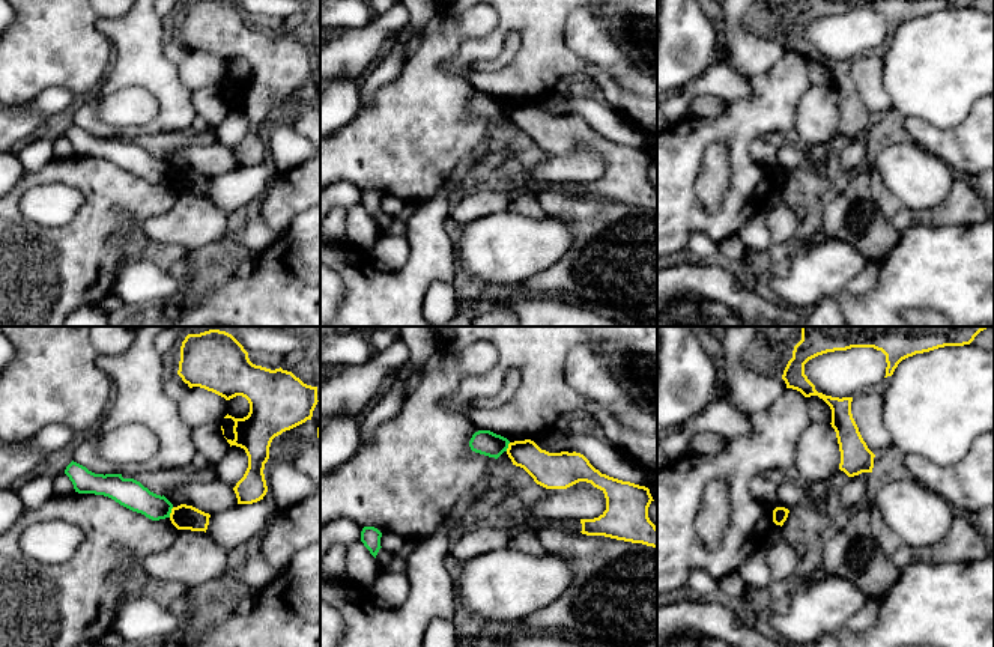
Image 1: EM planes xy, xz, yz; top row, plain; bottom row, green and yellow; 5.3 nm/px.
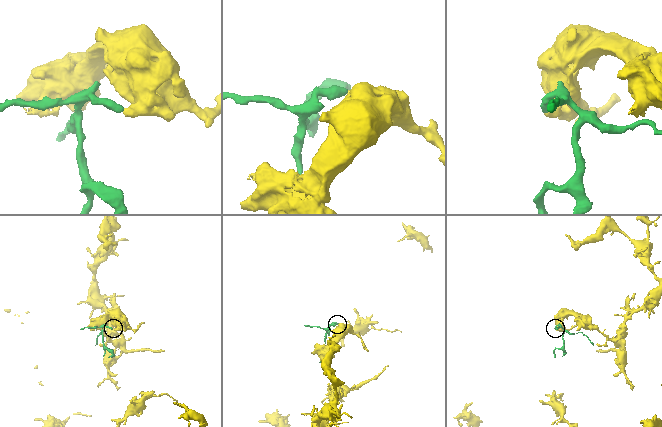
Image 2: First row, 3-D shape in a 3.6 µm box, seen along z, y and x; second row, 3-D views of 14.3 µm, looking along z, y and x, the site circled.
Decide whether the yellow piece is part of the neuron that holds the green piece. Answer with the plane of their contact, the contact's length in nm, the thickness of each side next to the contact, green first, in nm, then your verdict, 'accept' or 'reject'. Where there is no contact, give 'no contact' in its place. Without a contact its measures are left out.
contact in xy; length 60 nm; calibres 160 and 130 nm; reject

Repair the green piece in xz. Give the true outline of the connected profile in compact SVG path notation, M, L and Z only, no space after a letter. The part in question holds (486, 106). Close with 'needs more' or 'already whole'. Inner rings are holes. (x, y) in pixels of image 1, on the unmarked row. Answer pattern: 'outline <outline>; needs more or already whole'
outline M478 93L472 98L469 110L472 114L498 122L507 114L510 104L490 93Z; already whole

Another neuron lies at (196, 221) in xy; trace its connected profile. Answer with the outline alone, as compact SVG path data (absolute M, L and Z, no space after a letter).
M179 193L173 208L140 223L152 241L177 244L192 256L214 250L226 235L229 212L205 194Z

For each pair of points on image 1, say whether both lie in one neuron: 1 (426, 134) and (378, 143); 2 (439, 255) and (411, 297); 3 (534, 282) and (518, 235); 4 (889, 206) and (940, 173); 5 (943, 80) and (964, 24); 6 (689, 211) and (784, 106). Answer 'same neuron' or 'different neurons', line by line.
1: same neuron
2: same neuron
3: different neurons
4: different neurons
5: same neuron
6: same neuron

